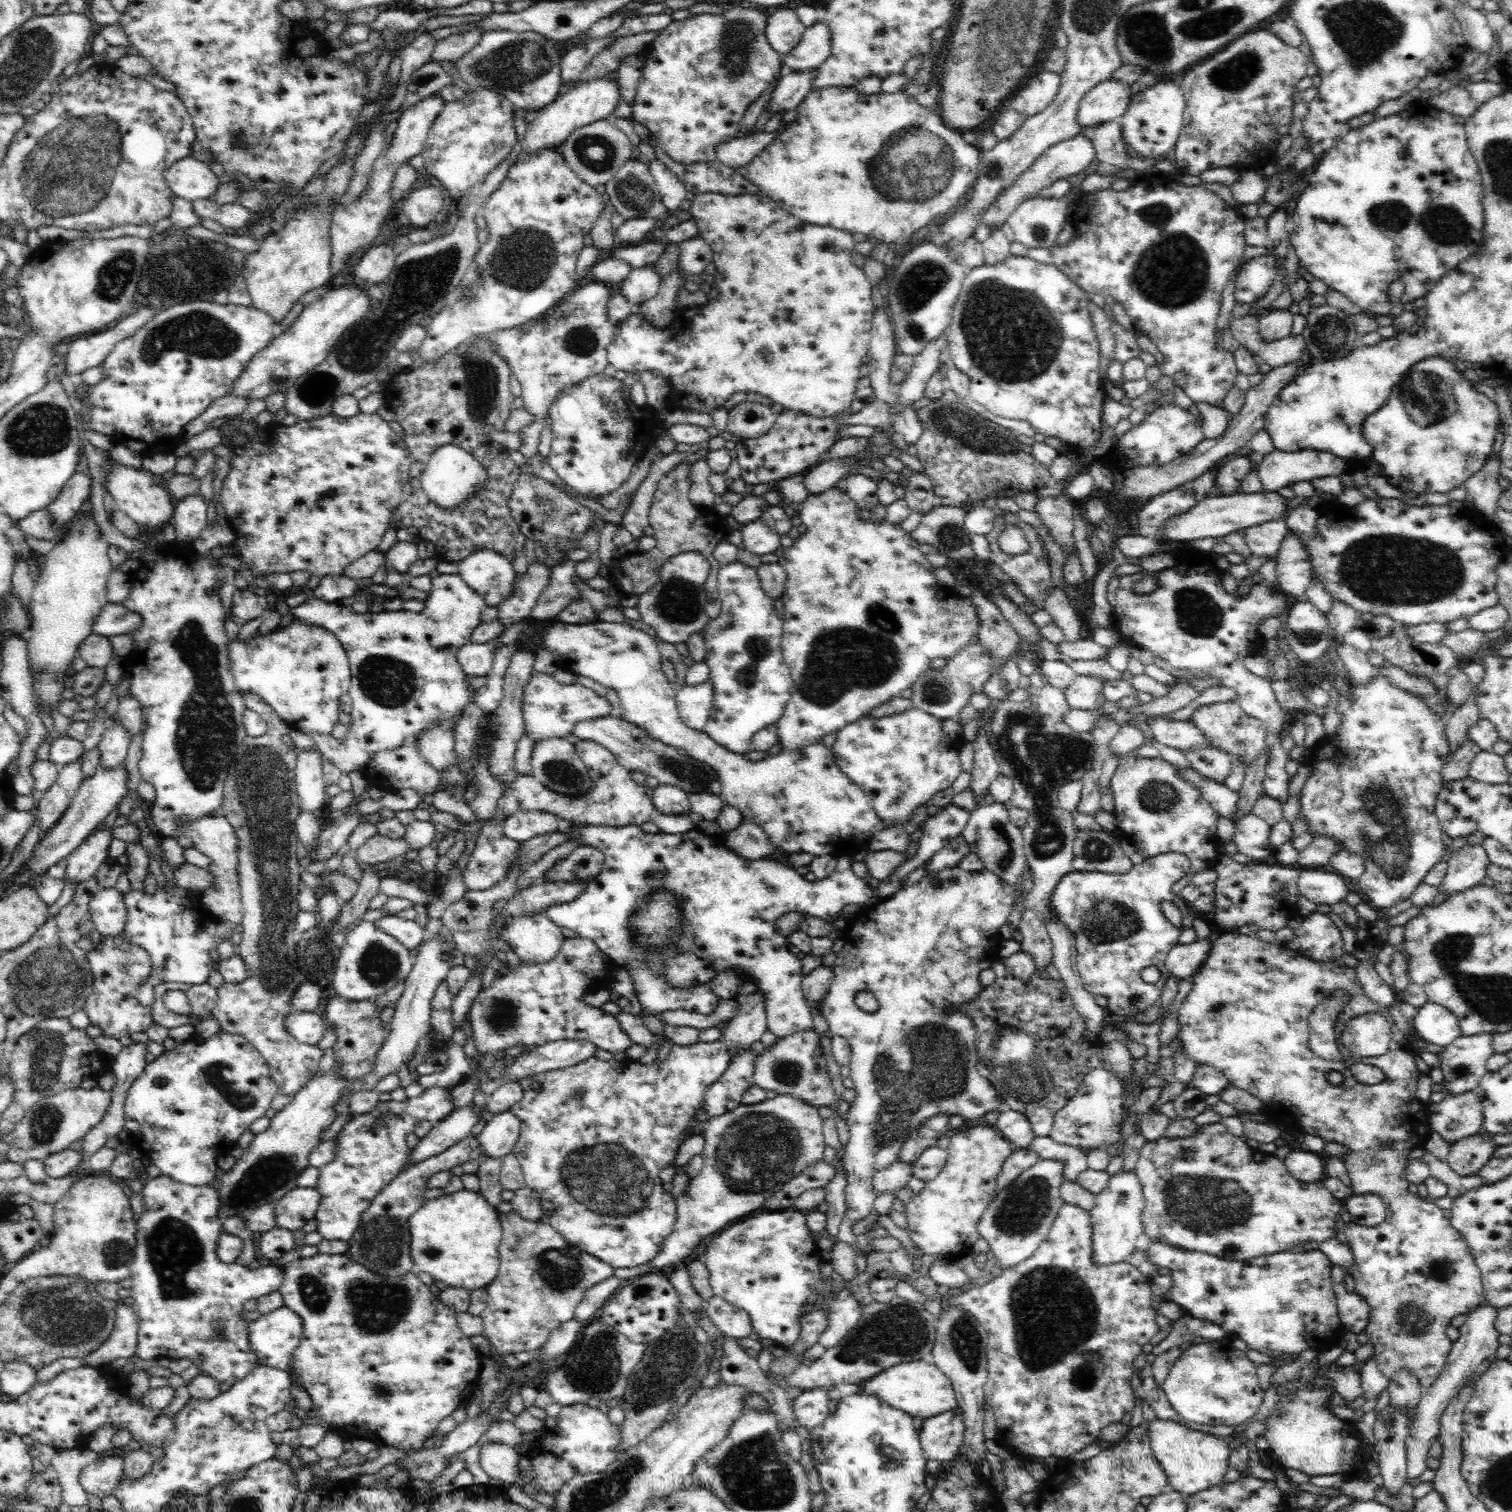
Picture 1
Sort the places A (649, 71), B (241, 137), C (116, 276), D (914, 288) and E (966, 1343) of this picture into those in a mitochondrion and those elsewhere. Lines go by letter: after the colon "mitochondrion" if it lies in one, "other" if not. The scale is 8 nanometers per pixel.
A: other
B: mitochondrion
C: mitochondrion
D: mitochondrion
E: mitochondrion

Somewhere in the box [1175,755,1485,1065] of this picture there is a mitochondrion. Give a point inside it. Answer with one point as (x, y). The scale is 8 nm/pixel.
(1386, 840)

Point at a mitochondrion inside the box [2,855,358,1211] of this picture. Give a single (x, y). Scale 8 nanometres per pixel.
(49, 980)

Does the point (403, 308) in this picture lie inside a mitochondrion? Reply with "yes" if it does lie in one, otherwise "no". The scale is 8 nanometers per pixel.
yes

